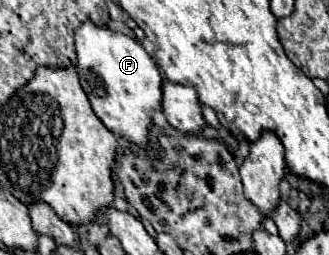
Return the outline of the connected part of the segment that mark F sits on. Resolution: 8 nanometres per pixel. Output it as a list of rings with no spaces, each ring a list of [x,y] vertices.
[[[84,22],[76,30],[76,72],[96,116],[108,130],[124,136],[136,146],[148,144],[152,112],[162,110],[162,74],[152,56],[134,38],[114,32],[108,26]]]

